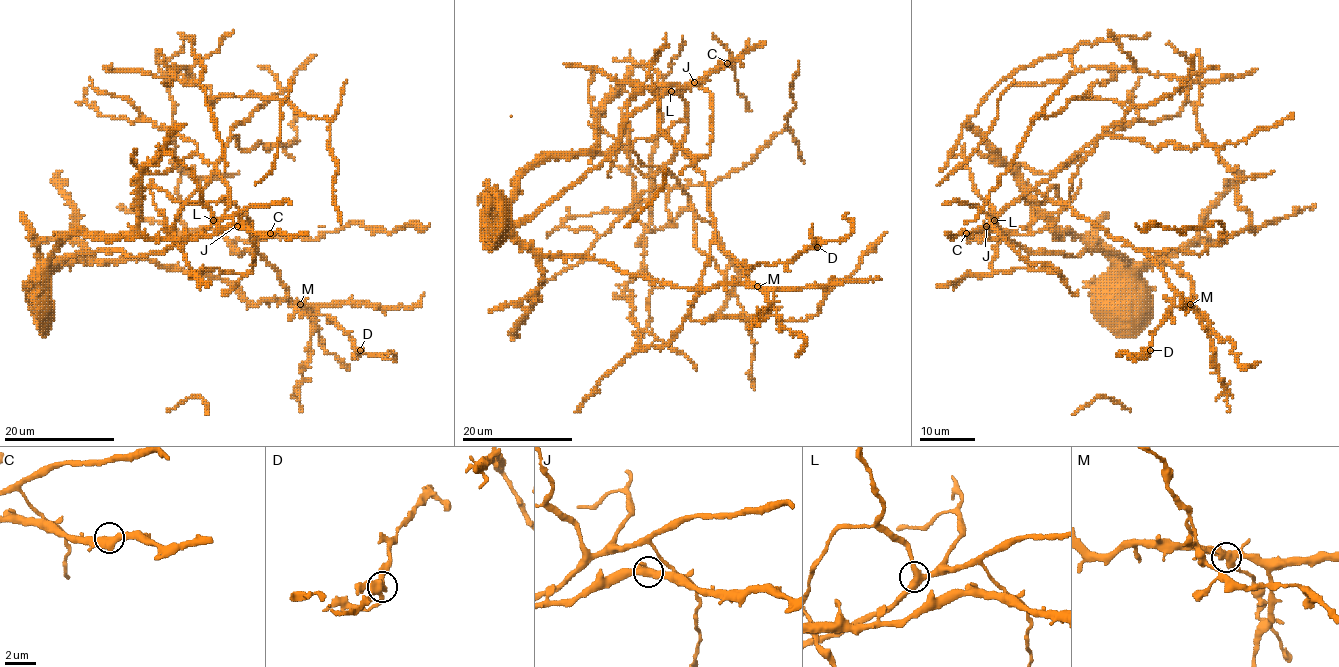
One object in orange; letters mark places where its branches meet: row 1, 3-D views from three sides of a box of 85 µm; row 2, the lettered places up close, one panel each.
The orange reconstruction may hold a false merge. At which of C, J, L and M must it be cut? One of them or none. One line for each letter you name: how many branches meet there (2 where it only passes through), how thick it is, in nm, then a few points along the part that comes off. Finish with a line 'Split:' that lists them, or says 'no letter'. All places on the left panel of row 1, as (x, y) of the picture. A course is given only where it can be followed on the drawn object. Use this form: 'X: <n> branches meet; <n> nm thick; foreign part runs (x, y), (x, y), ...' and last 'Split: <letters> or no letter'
Split: no letter

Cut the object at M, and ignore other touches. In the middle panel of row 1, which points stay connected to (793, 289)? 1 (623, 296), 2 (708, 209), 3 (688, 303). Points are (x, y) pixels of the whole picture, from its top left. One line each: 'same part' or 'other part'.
1: other part
2: other part
3: other part

